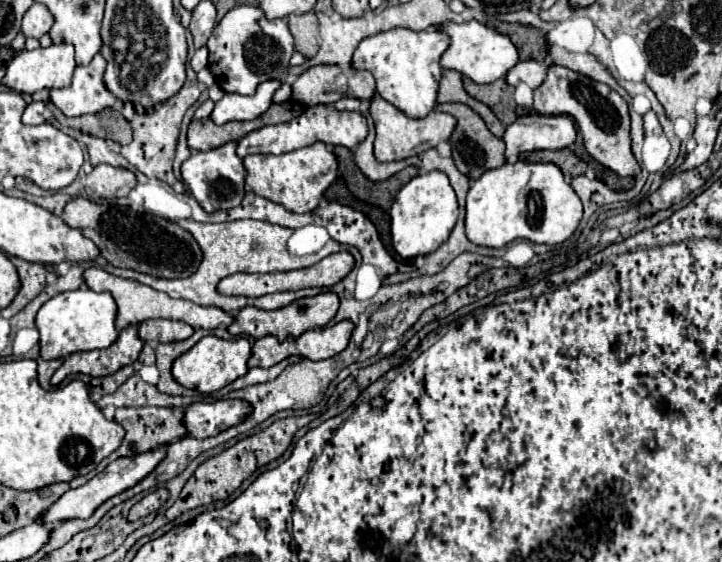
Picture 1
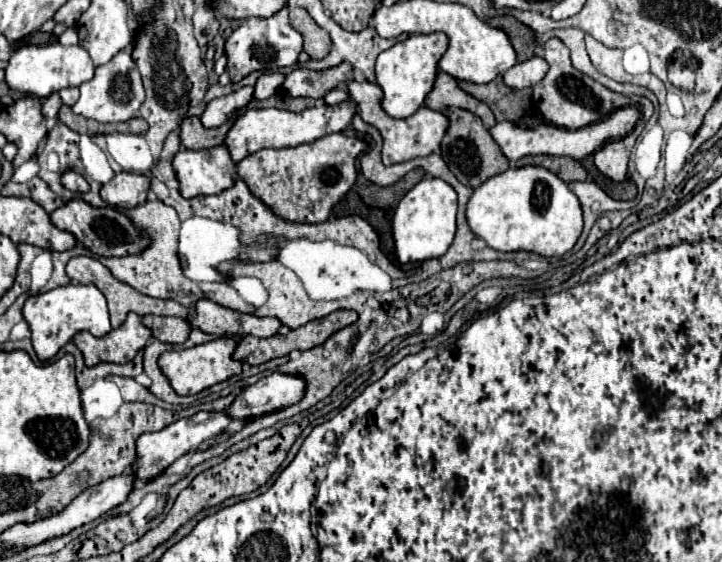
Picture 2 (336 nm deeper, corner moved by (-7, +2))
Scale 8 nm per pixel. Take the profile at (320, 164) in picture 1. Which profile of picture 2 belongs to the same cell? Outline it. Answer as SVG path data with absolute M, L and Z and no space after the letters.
M329 133L313 143L303 143L297 147L285 147L285 149L261 149L243 161L237 163L237 175L247 183L249 191L261 199L277 217L291 221L291 223L323 223L327 221L333 205L337 205L347 191L355 185L357 169L355 161L357 157L369 149L369 143L365 139L347 137L343 133Z

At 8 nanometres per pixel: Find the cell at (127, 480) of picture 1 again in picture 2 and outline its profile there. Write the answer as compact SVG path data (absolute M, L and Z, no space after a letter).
M199 411L189 419L179 419L173 425L157 431L157 433L145 433L137 441L137 479L155 479L161 475L173 461L183 457L189 451L195 451L203 441L223 433L227 425L231 423L231 417L225 411Z

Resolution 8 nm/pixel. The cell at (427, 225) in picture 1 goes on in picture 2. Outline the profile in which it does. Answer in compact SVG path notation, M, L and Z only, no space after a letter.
M421 179L397 205L393 215L393 239L397 259L401 263L427 261L447 253L455 237L455 215L457 215L457 193L441 179Z

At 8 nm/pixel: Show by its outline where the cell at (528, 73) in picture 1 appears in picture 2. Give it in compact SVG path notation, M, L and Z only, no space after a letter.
M531 57L523 63L517 63L515 67L511 67L505 75L503 81L507 87L511 89L525 89L525 87L533 87L537 85L545 73L547 73L549 65L543 57Z

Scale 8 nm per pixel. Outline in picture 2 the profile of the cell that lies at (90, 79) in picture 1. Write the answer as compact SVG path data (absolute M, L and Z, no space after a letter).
M119 51L109 63L95 67L95 77L91 81L85 81L79 89L81 89L81 97L71 109L77 115L95 119L99 123L117 123L117 121L133 119L137 117L139 107L145 101L145 89L141 83L141 75L129 51Z

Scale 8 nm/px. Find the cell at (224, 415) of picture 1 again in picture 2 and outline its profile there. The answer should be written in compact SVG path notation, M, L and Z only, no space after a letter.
M271 373L257 383L245 387L245 391L233 401L227 413L233 419L261 417L277 409L289 407L303 399L307 383L297 373Z

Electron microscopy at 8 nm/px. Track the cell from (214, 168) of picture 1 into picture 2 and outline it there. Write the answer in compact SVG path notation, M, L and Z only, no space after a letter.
M225 145L211 149L181 149L173 157L179 193L185 199L197 195L217 195L233 185L235 163Z

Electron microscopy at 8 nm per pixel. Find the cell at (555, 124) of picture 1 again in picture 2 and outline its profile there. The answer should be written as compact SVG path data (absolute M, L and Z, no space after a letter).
M627 105L623 109L615 109L615 113L611 113L605 121L595 121L595 123L591 123L583 129L575 129L575 131L555 127L555 125L539 125L537 129L521 129L509 121L501 121L501 123L495 123L489 129L489 133L495 139L495 143L499 145L501 153L509 161L517 161L525 155L567 155L567 157L581 161L583 157L601 149L605 143L619 139L619 137L625 137L635 127L637 119L639 119L639 107Z

